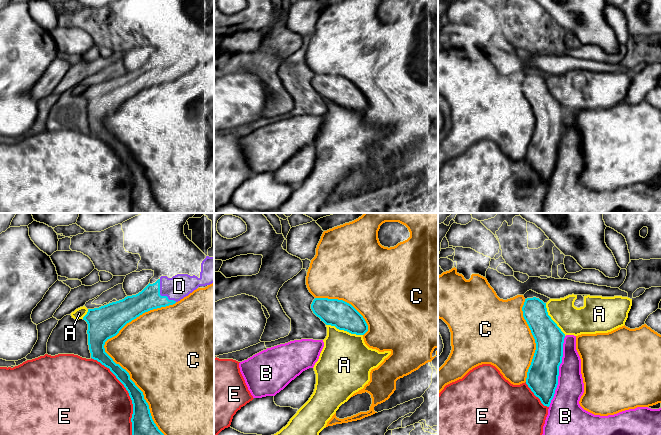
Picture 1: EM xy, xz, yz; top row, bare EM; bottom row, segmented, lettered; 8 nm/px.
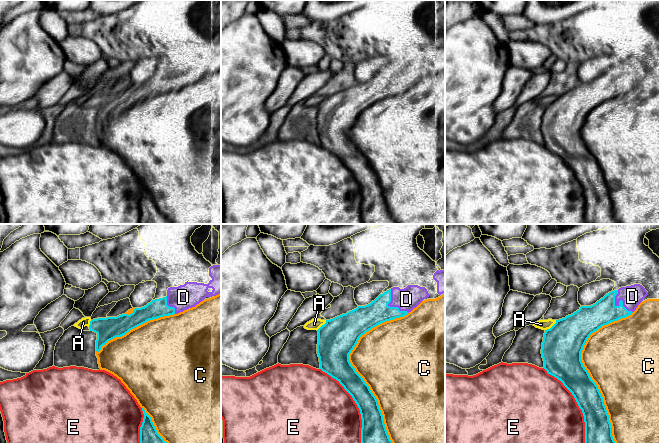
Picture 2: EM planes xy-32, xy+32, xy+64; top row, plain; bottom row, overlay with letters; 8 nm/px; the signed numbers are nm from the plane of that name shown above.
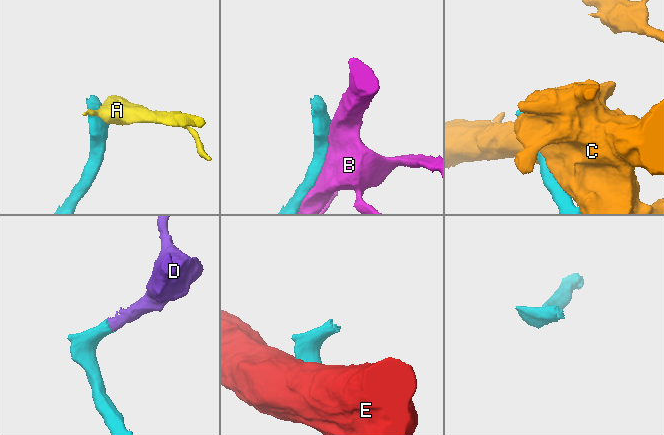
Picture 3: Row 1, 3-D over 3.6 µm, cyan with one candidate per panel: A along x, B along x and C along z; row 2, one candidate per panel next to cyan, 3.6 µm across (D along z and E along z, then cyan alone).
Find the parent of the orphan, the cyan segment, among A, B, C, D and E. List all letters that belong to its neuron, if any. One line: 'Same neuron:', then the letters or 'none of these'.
Same neuron: D

